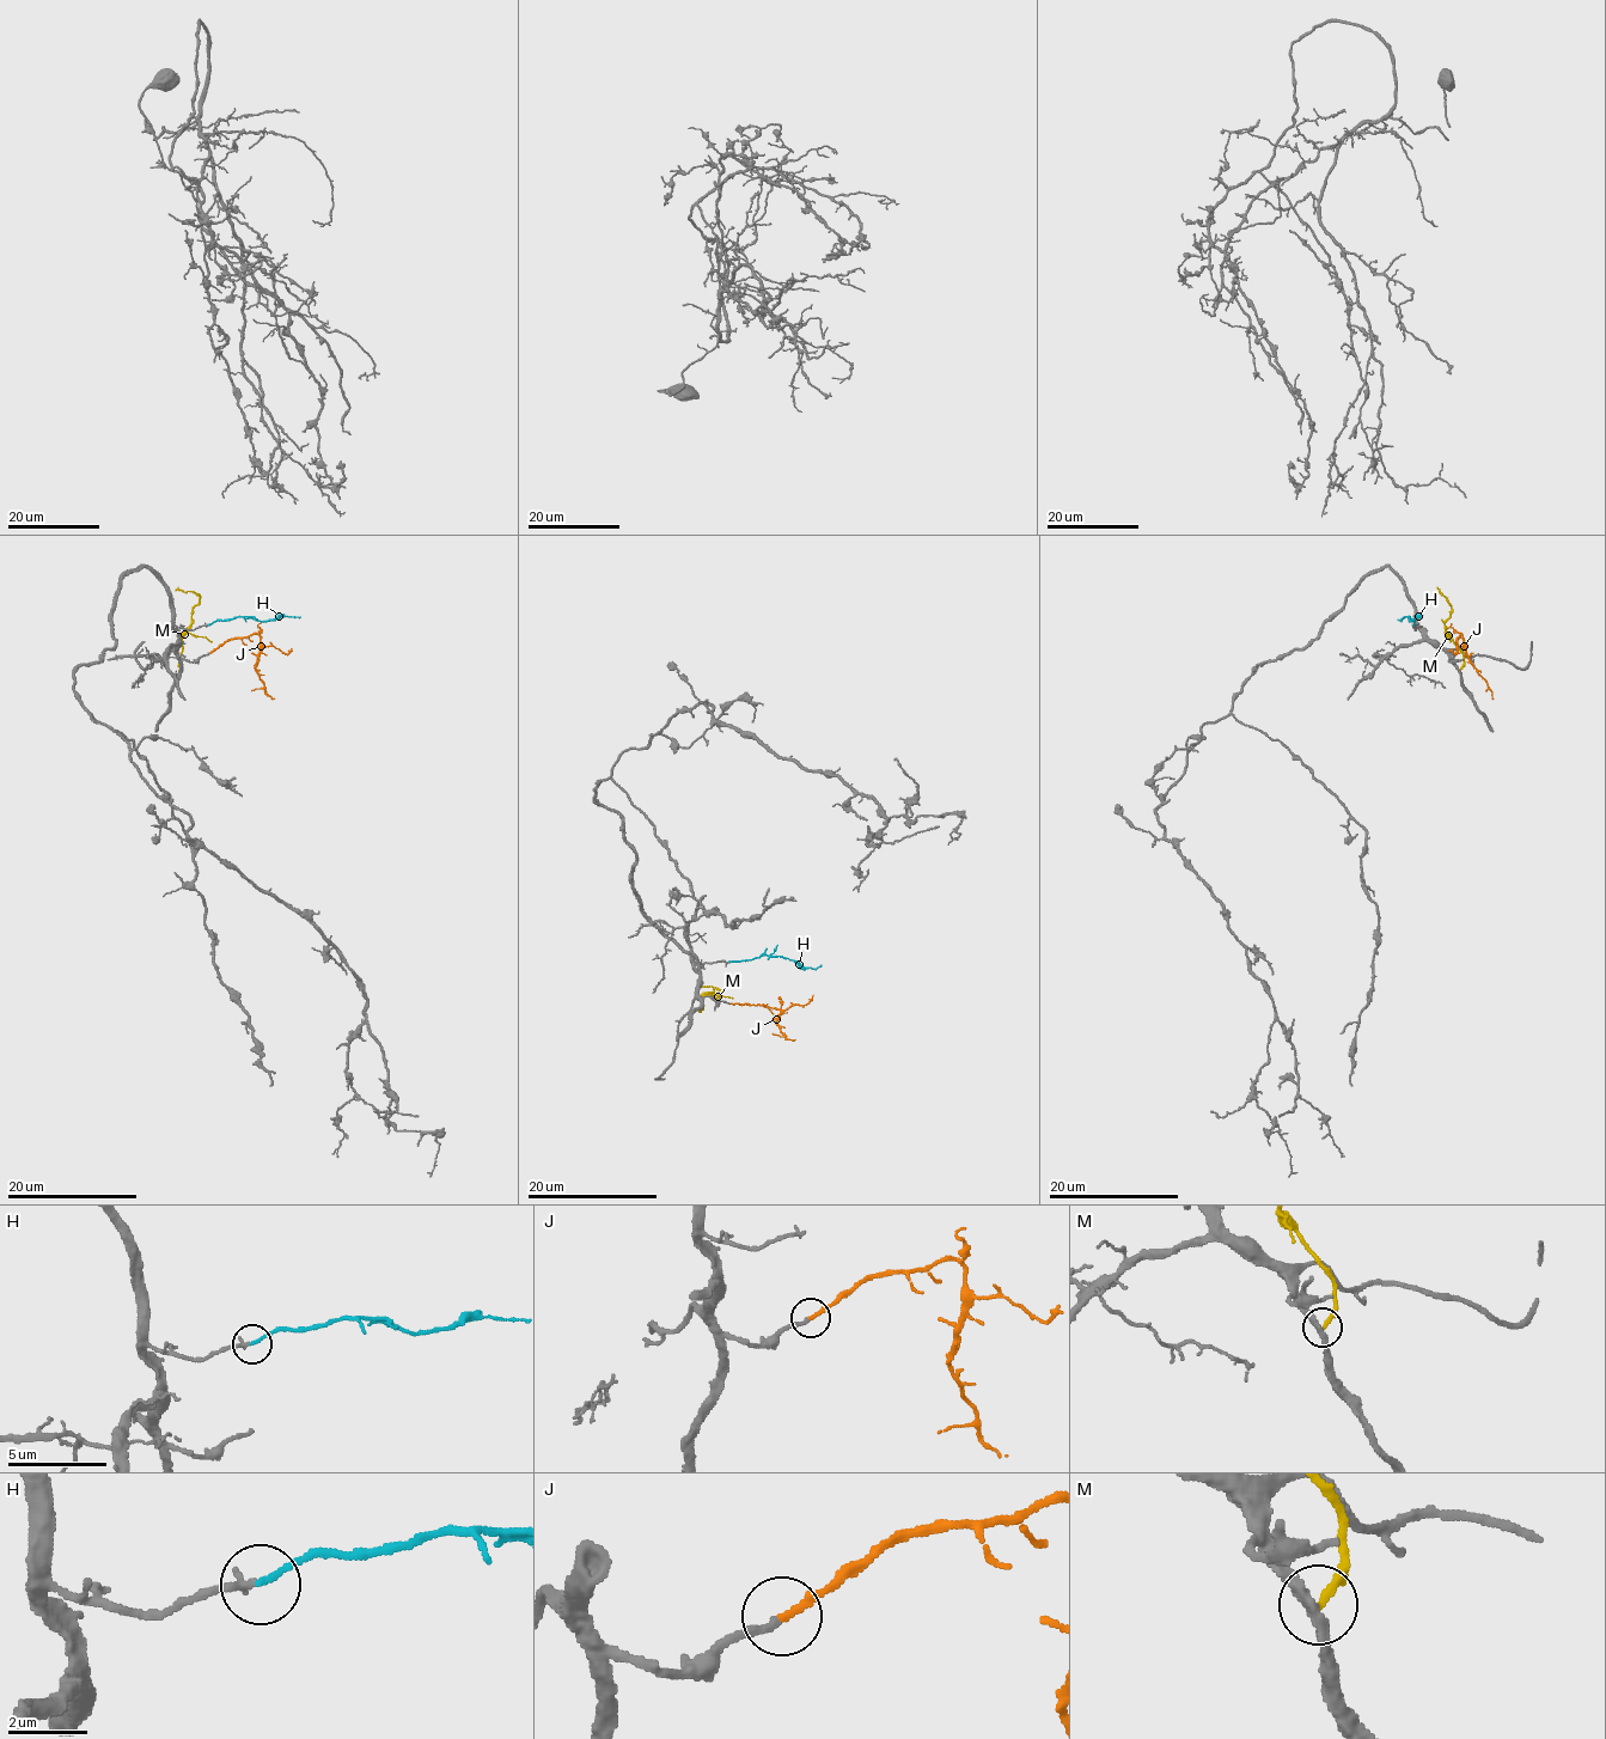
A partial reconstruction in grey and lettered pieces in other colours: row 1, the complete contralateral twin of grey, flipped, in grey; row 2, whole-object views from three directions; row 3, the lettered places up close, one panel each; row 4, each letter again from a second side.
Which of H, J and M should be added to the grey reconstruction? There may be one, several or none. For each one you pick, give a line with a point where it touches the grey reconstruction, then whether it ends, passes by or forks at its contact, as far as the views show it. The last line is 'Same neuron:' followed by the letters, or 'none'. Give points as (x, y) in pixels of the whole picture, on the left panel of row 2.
H: Touches grey at (208, 624). It ends there
J: Touches grey at (209, 653). It ends there
Same neuron: H, J

